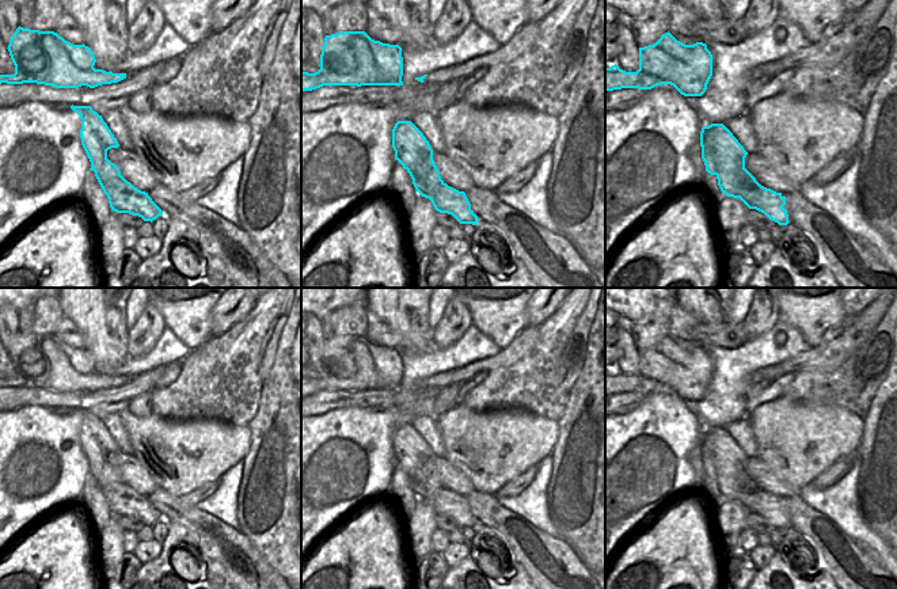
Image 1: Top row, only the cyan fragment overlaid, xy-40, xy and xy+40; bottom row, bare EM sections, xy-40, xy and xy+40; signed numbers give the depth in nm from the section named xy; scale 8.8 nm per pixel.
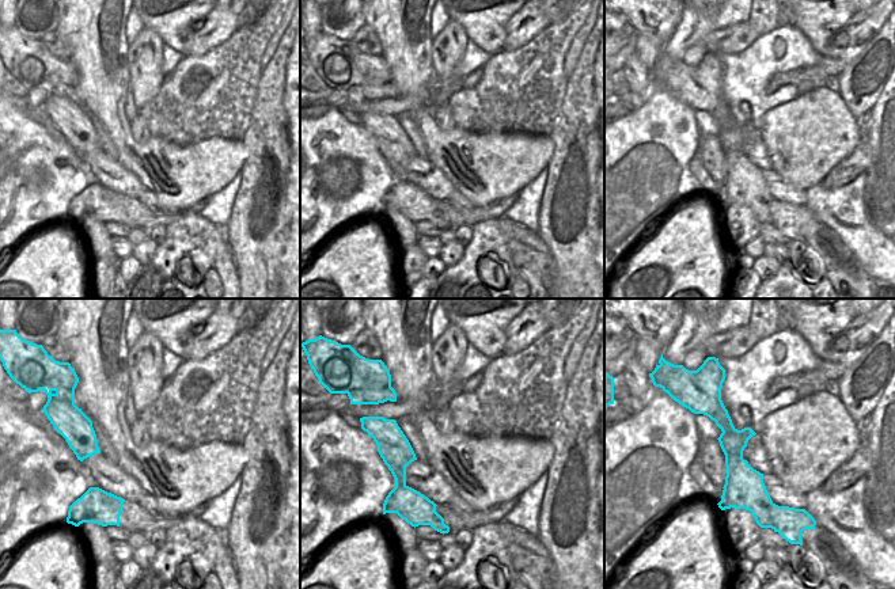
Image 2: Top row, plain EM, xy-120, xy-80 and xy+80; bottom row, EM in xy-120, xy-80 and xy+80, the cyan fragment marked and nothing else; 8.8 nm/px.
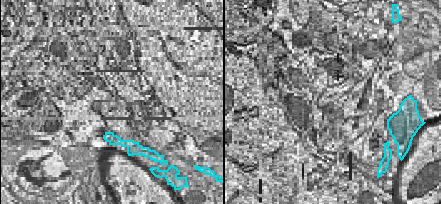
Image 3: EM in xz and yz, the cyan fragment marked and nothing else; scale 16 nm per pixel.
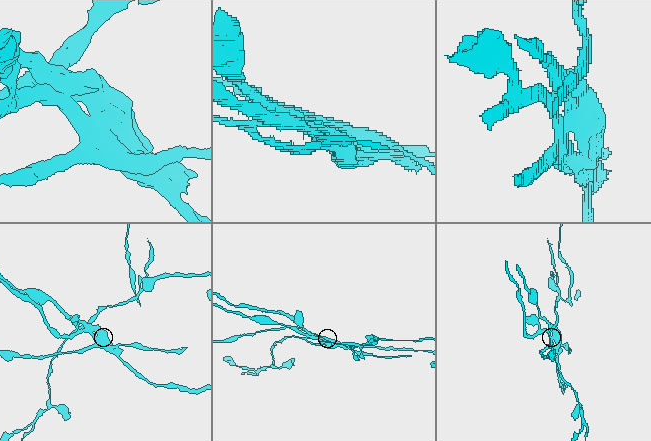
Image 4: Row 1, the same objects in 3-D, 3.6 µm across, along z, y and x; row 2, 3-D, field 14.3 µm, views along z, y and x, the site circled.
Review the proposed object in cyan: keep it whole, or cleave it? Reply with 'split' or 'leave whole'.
split

